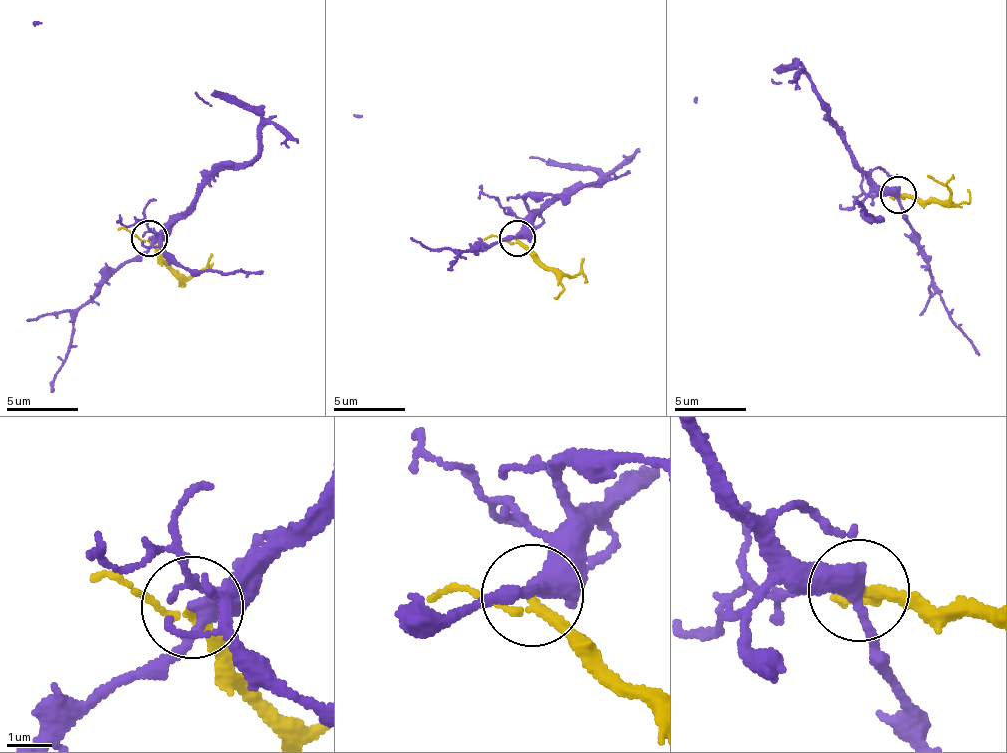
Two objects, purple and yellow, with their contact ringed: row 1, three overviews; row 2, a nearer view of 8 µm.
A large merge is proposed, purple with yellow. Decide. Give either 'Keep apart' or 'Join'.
Join

